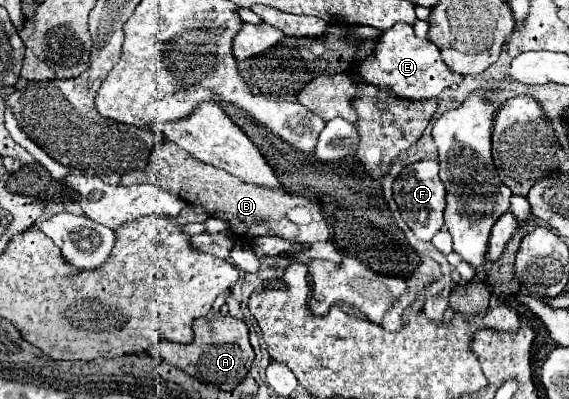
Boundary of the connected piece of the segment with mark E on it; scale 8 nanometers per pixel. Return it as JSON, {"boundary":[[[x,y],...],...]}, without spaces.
{"boundary":[[[398,23],[382,33],[376,53],[358,67],[358,75],[372,85],[382,89],[392,89],[396,95],[406,99],[430,99],[438,97],[446,87],[460,83],[464,77],[450,71],[450,67],[440,59],[440,51],[428,39],[418,39],[412,25]]]}

